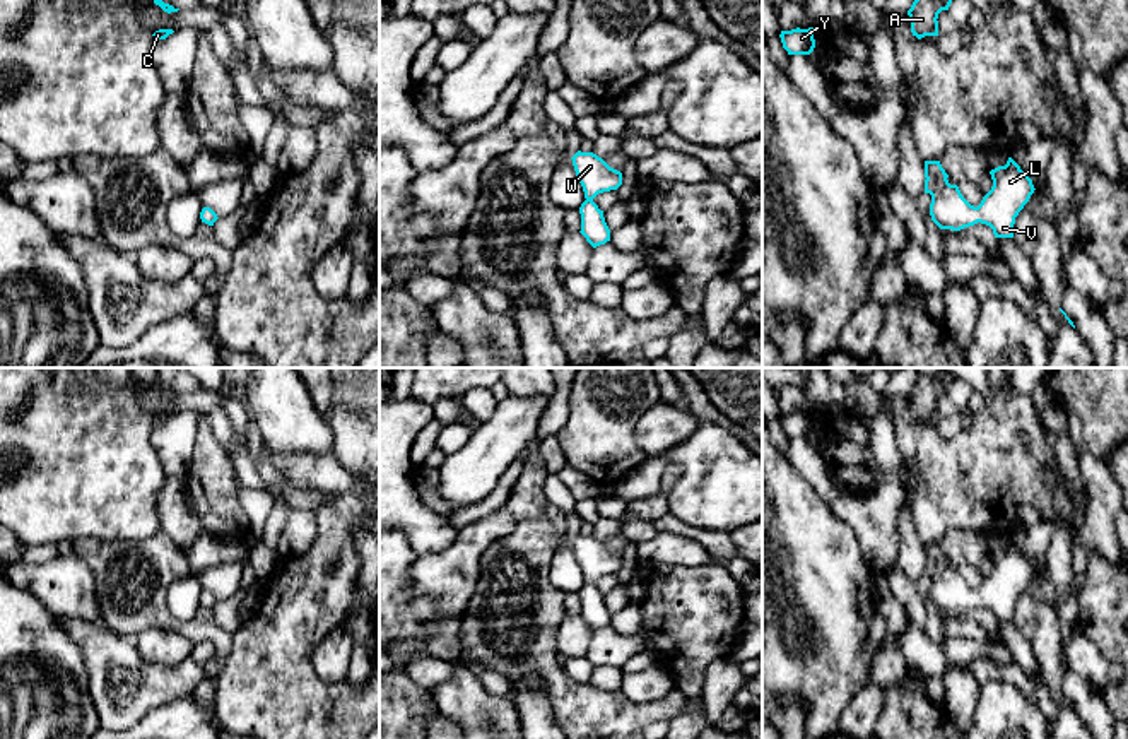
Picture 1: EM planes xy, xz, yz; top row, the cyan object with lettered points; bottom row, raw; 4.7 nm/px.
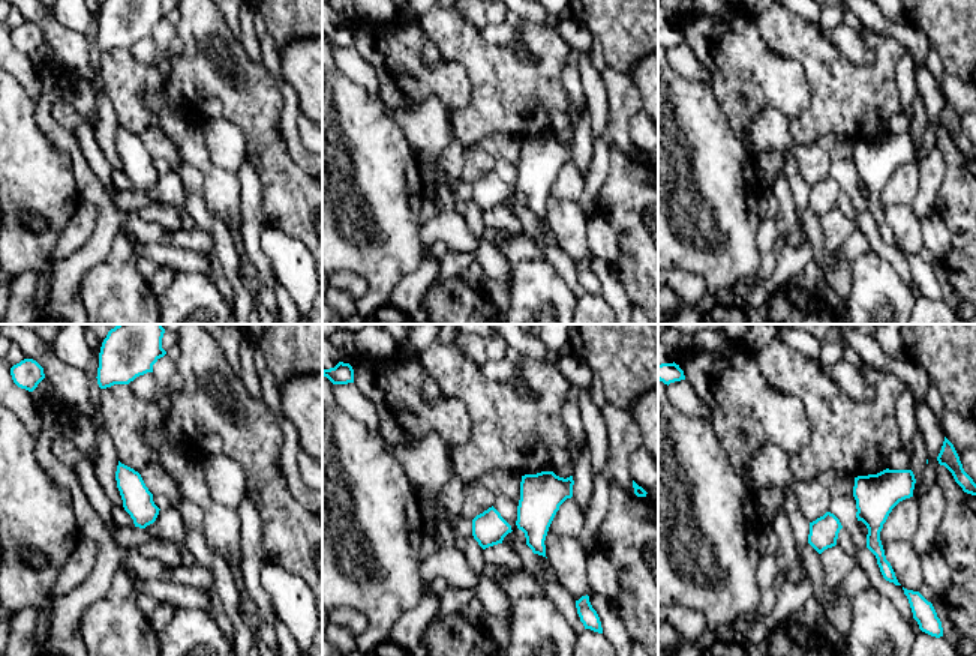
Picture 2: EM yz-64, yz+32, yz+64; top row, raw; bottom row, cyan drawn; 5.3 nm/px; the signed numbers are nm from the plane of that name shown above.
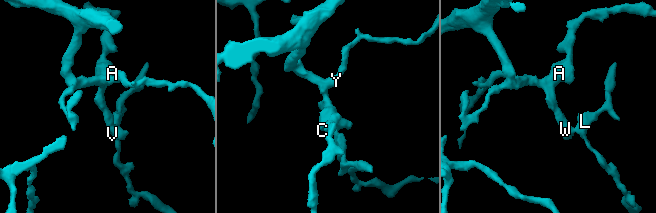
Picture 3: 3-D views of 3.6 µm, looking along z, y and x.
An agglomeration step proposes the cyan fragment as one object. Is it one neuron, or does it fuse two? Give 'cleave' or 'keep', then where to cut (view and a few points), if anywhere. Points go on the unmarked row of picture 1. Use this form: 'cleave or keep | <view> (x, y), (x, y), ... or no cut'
keep | no cut

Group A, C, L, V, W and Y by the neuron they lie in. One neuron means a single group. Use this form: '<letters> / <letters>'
A C L V W Y

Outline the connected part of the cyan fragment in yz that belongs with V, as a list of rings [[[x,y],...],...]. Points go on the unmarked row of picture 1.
[[[1008,541],[1005,549],[998,549],[990,554],[993,570],[983,580],[978,590],[971,588],[961,576],[957,568],[949,566],[949,558],[942,551],[940,544],[925,544],[925,576],[931,578],[930,599],[940,612],[961,614],[978,606],[993,612],[995,621],[1013,621],[1013,607],[1019,595],[1029,585],[1034,576],[1032,563],[1020,553],[1020,549]]]

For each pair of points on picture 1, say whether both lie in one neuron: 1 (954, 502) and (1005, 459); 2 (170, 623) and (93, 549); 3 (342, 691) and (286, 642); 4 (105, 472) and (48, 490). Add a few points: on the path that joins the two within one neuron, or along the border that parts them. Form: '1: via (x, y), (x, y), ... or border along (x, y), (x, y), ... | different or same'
1: via (966, 490), (993, 467) | same
2: via (151, 608), (111, 568) | same
3: via (325, 691), (320, 691), (287, 659) | same
4: via (91, 472), (65, 472), (62, 476) | same

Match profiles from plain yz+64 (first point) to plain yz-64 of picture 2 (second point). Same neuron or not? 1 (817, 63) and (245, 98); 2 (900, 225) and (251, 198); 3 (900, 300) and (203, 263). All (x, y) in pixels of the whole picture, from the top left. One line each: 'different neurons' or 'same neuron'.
1: same neuron
2: different neurons
3: different neurons

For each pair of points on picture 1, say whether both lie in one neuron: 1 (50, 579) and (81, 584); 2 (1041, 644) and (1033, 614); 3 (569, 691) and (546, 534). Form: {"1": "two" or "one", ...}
{"1": "one", "2": "one", "3": "one"}

